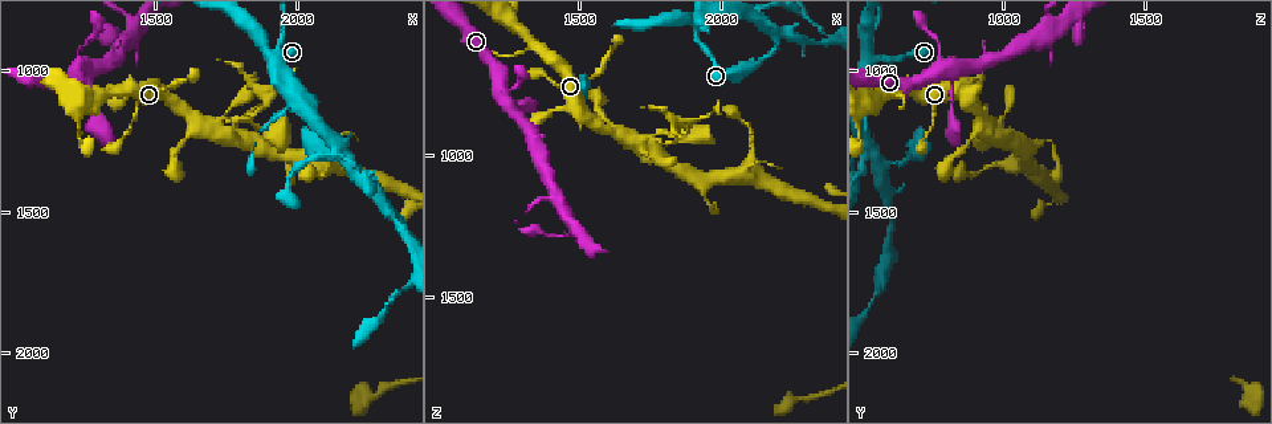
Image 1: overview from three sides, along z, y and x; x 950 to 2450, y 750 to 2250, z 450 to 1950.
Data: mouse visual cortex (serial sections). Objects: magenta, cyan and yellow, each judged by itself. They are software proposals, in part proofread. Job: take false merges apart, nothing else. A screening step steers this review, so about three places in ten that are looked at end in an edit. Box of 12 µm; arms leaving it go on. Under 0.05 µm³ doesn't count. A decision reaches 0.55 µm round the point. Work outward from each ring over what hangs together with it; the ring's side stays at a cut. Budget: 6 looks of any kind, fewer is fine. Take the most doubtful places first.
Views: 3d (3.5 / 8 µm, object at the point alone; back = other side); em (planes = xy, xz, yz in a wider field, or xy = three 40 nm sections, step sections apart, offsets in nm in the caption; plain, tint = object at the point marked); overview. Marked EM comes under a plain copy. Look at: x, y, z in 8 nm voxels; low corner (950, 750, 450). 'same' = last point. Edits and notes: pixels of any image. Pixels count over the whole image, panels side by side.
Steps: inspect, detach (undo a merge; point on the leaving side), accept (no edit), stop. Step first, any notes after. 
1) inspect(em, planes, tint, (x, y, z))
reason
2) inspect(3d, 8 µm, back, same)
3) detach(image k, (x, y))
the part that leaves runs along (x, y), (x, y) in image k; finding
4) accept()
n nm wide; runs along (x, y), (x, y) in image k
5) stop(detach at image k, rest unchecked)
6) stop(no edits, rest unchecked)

inspect(3d, 8 µm, (1250, 1000, 830))

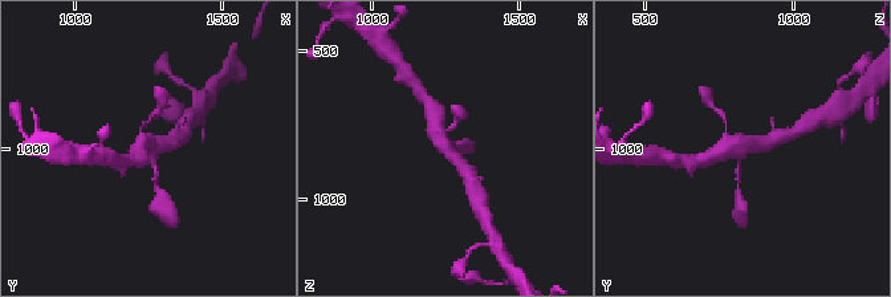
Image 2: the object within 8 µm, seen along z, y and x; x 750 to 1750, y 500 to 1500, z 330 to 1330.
inspect(em, xy, step 1, tint, (1250, 1000, 820))

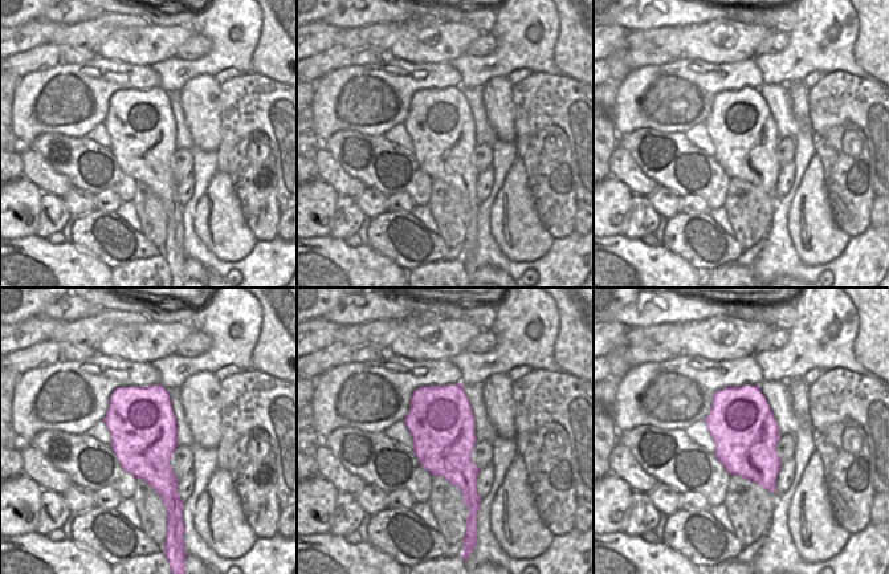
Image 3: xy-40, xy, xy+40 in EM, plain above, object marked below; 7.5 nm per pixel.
accept()
500 nm wide; runs along (436, 114), (436, 134), (470, 177) in image 2; all the same cell

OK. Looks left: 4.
inspect(em, planes, tint, (2280, 1430, 590))
calibre changes

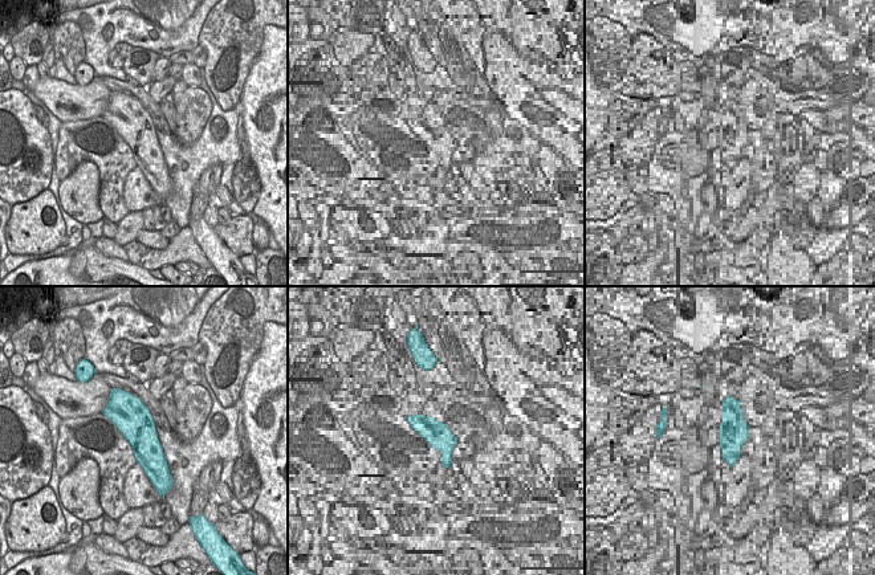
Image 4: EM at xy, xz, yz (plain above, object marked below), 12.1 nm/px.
inspect(3d, 3.5 µm, same)

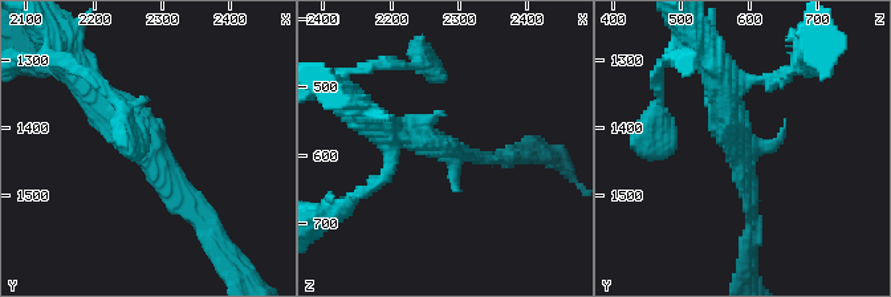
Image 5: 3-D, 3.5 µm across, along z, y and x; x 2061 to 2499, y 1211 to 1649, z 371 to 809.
accept()
runs along (82, 80), (196, 218) in image 5; continuous, no second cell

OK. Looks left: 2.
inspect(3d, 3.5 µm, (2360, 1780, 560))

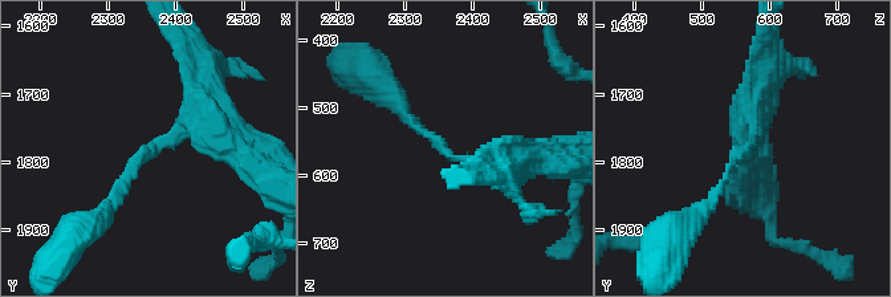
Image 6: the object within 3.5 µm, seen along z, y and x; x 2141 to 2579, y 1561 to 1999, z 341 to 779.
accept()
continuous, no second cell

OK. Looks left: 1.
stop(no edits, rest unchecked)

